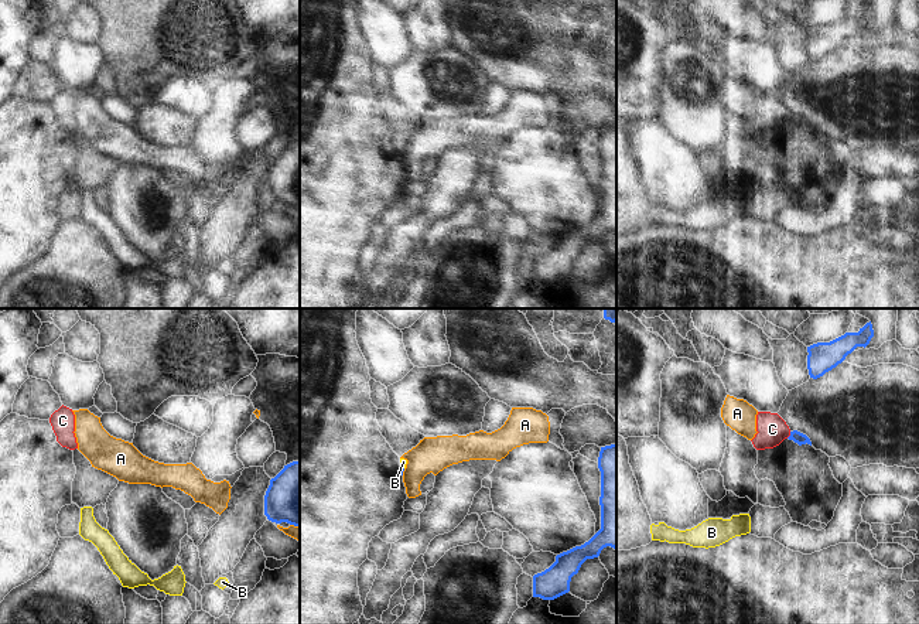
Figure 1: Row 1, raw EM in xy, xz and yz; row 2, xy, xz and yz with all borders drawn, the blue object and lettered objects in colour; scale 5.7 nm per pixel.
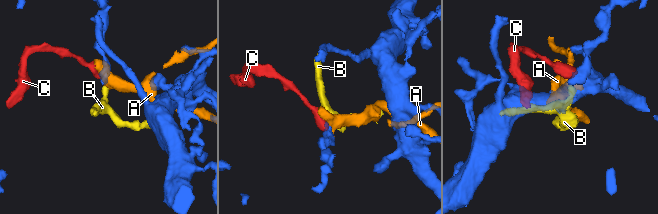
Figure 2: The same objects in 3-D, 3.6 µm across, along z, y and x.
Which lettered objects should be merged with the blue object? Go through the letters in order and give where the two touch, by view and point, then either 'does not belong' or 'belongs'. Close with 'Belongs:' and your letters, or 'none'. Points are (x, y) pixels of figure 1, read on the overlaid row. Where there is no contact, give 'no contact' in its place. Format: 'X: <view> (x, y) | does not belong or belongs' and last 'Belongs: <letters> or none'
A: xy (294, 525) | does not belong
B: xz (402, 466) | does not belong
C: yz (791, 435) | does not belong
Belongs: none

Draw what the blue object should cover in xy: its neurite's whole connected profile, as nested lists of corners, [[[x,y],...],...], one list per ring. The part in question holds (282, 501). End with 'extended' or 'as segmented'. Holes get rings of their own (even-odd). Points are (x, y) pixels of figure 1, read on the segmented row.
[[[293,461],[270,480],[264,495],[264,515],[269,521],[300,528],[300,461]]]; as segmented

